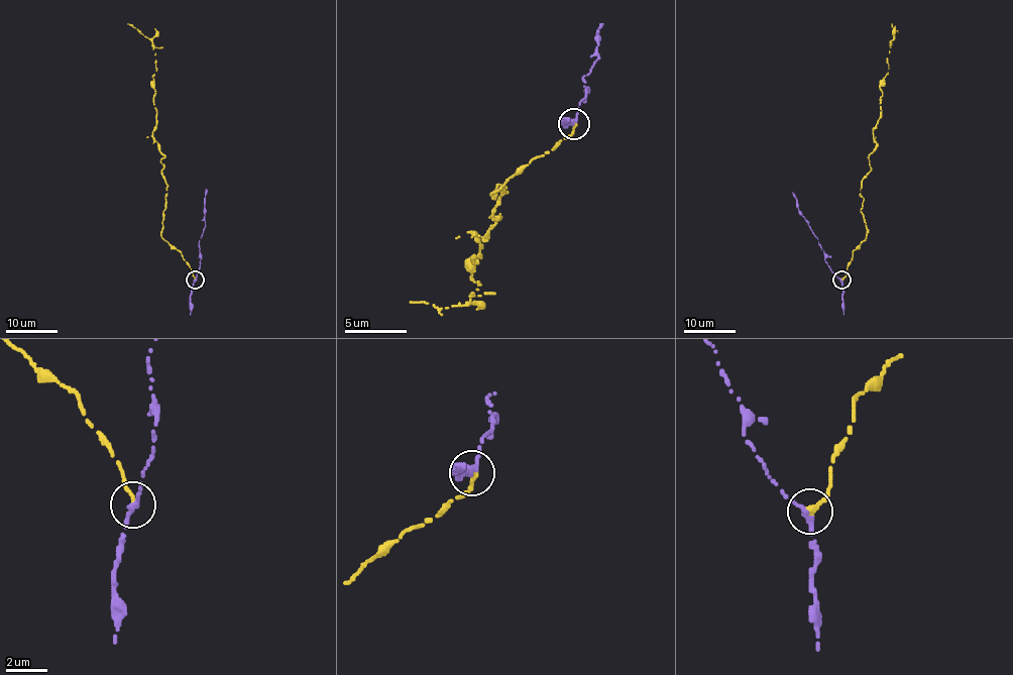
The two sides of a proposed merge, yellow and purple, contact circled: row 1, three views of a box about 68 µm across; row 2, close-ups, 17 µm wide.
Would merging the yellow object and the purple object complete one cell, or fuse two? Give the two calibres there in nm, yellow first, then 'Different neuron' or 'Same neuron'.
Thickness 300 nm (yellow) against 240 nm. Same neuron

